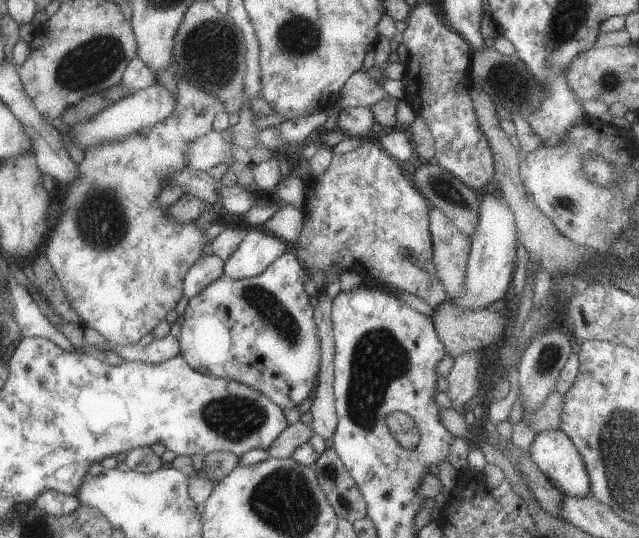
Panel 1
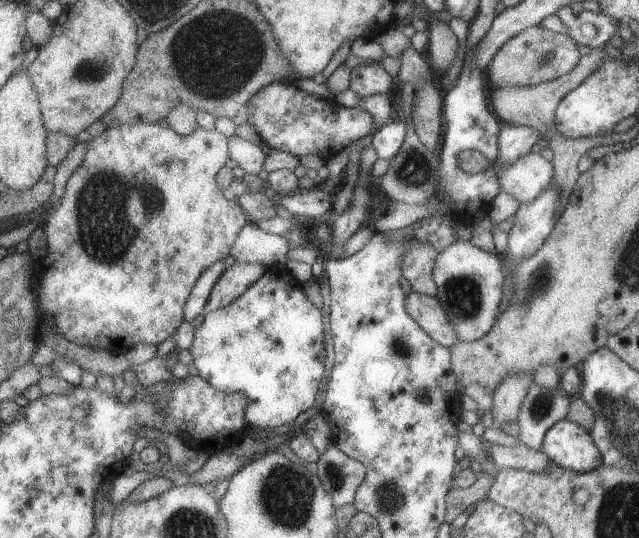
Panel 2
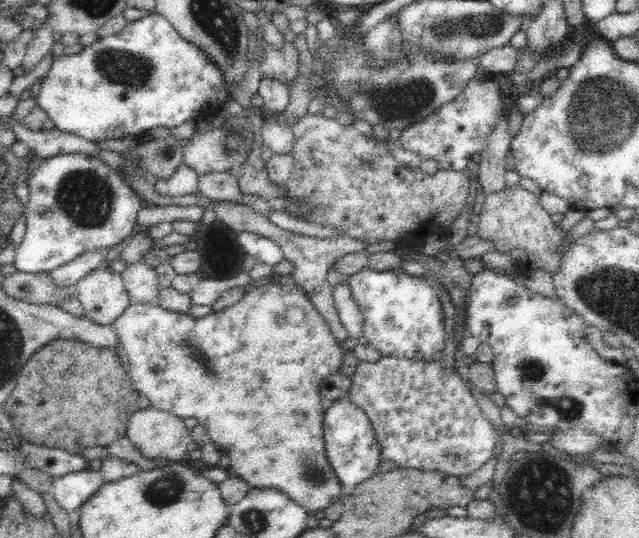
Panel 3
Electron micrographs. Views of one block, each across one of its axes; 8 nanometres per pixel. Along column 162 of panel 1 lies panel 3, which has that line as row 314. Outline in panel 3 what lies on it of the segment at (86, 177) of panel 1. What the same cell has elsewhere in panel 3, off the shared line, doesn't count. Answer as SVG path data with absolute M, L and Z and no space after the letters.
M261 282L248 288L240 301L234 306L220 310L220 312L213 312L208 316L202 316L202 318L196 318L196 320L187 313L169 312L161 308L159 304L132 303L121 316L116 318L111 326L116 336L120 338L122 349L126 352L129 381L133 383L140 396L147 398L151 402L150 406L158 410L168 411L170 414L182 419L186 417L197 418L199 424L209 432L210 441L218 444L223 449L223 453L230 458L227 470L231 475L246 481L251 488L281 490L309 513L326 509L331 504L341 502L341 496L347 492L342 489L340 481L336 478L332 466L326 459L325 441L322 432L322 418L324 418L325 408L320 406L318 385L326 376L344 370L342 368L342 355L345 352L335 340L325 319L316 311L302 287Z

